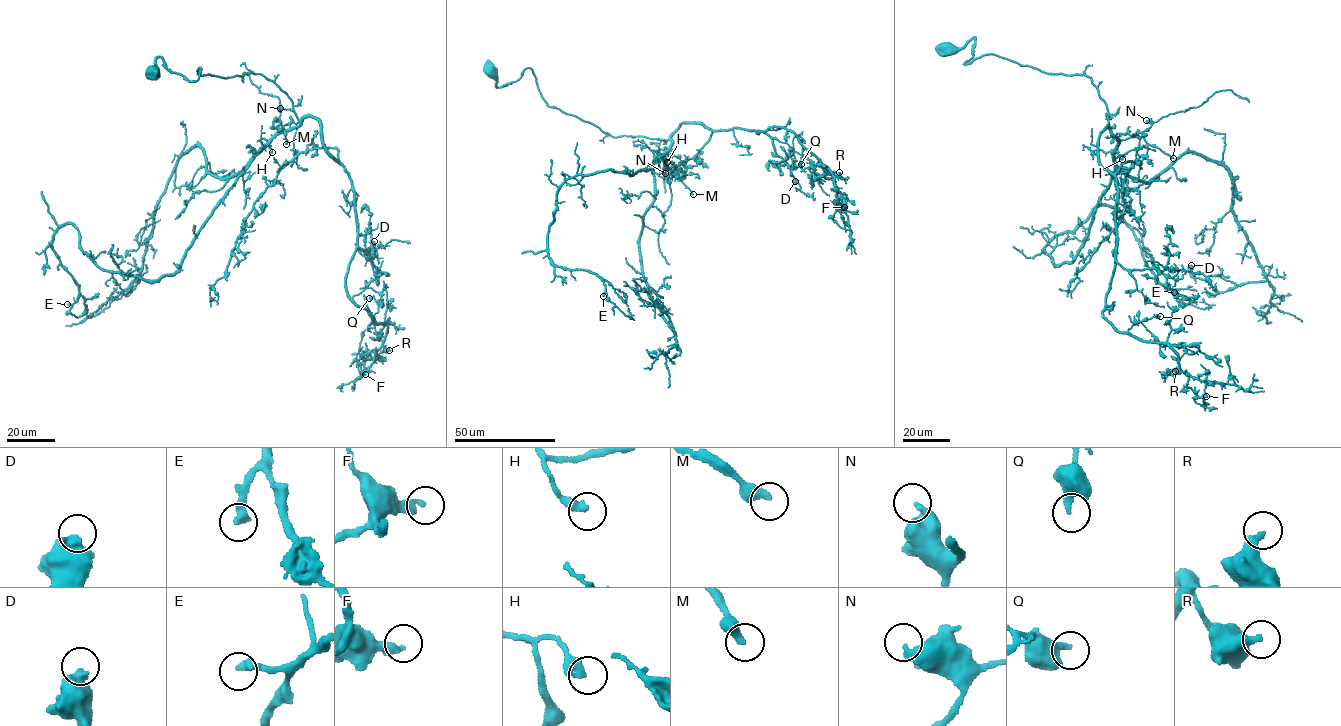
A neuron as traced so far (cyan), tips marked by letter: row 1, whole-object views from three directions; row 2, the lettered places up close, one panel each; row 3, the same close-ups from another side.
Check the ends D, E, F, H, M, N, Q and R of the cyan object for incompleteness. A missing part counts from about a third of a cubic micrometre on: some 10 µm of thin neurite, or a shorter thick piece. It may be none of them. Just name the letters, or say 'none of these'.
none of these

